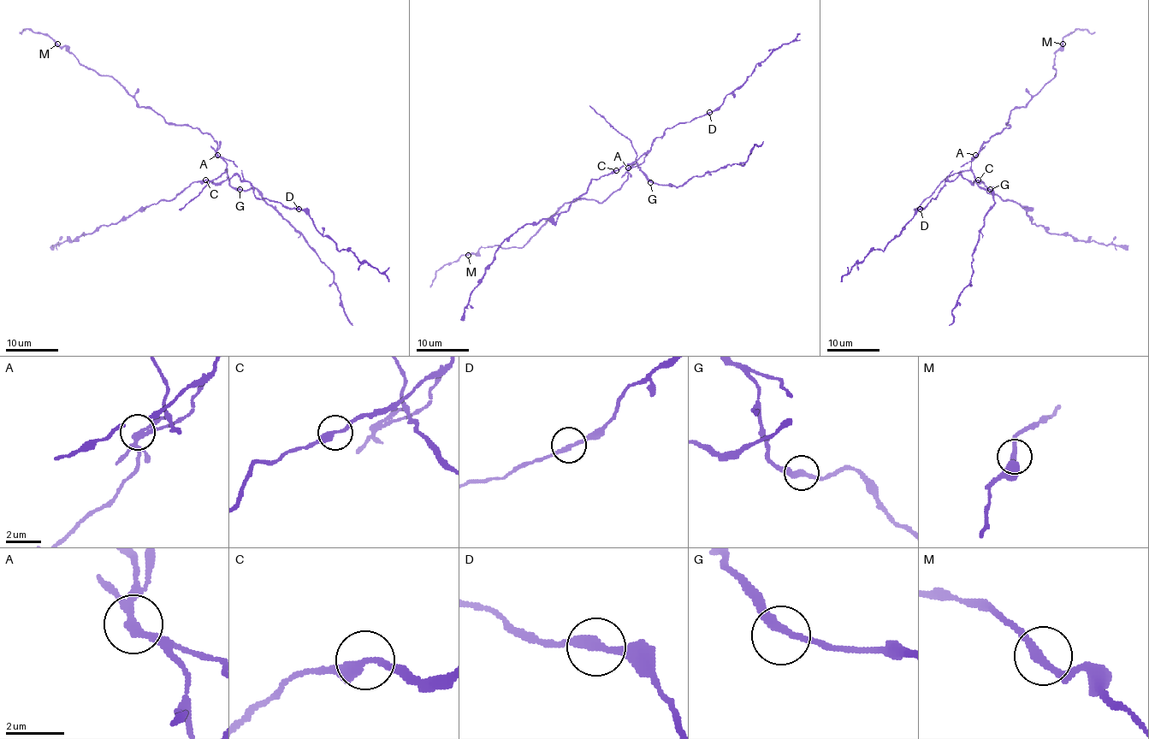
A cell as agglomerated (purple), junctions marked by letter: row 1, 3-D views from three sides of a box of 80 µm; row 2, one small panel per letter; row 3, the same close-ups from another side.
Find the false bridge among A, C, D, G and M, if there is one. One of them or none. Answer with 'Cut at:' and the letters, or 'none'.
Cut at: none

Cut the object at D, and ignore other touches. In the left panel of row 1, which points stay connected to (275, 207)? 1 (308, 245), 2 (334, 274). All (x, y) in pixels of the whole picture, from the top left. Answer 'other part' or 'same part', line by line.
1: same part
2: same part

